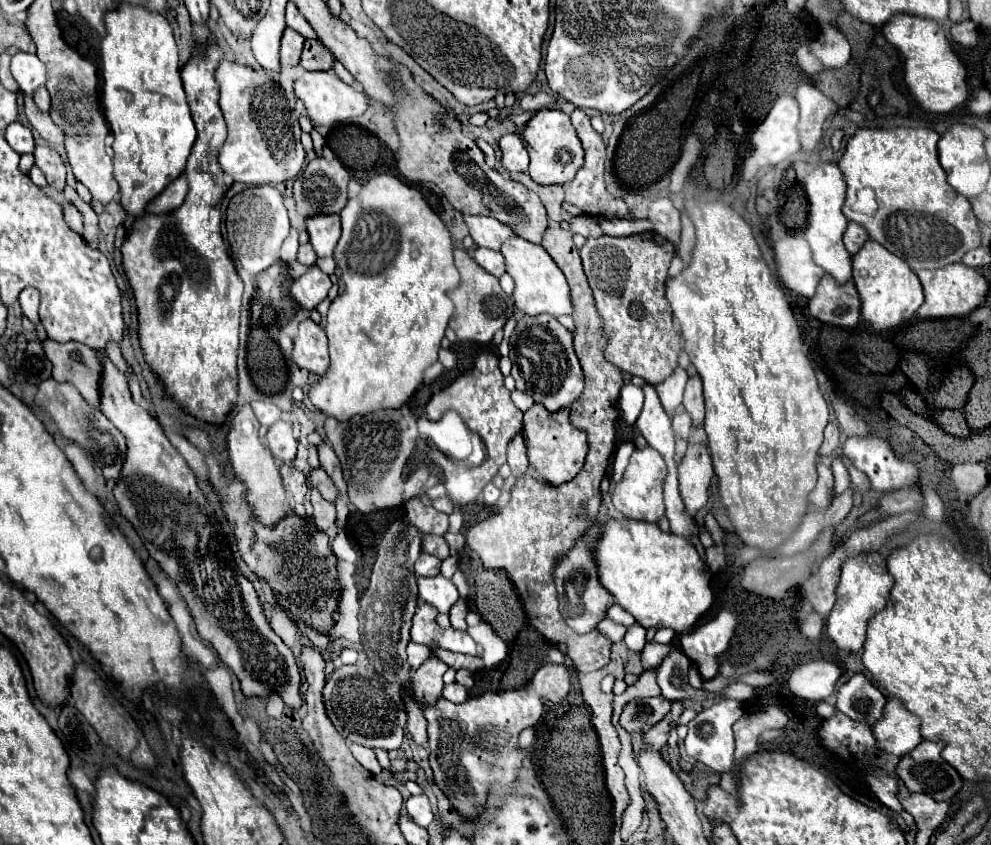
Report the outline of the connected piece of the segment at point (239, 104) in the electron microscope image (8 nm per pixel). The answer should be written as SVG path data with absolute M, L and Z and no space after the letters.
M222 59L216 69L220 85L220 109L228 125L228 139L220 149L220 165L234 181L248 187L278 185L294 179L304 165L300 143L300 125L294 113L294 101L266 73Z

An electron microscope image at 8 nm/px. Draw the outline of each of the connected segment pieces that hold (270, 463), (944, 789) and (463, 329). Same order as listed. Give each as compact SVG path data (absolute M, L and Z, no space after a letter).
M248 405L238 409L236 415L232 417L230 431L228 431L228 457L230 457L230 463L236 471L236 475L240 477L240 481L246 489L246 495L248 495L246 499L254 509L254 517L266 527L276 527L282 519L292 515L294 509L286 497L276 461L274 461L270 449L262 443L258 429L260 429L260 423L258 423L254 411Z
M920 741L920 747L900 759L896 773L910 791L928 793L936 801L944 801L952 799L962 787L962 777L940 757L942 747L942 741Z
M454 249L454 263L460 271L460 285L448 291L448 297L456 305L456 313L450 319L450 327L456 331L460 341L474 341L474 343L490 343L494 333L504 327L508 317L514 313L514 303L502 291L498 279L488 275L466 251Z

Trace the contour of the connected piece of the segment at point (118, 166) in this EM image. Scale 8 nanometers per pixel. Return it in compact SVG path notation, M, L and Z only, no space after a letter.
M122 3L122 7L118 7L116 11L106 13L104 21L106 37L100 43L99 69L104 81L102 107L114 135L114 179L120 185L120 203L124 211L140 219L146 215L146 205L184 173L186 159L196 141L196 129L182 89L178 47L166 17L162 17L160 13L150 13L144 7Z

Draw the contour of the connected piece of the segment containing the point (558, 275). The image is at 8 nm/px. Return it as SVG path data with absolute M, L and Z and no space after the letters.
M514 235L502 243L500 253L504 255L506 273L514 279L516 285L512 293L516 309L520 309L526 315L540 315L540 313L548 313L554 317L572 315L572 299L566 277L542 245L532 245L530 241Z

